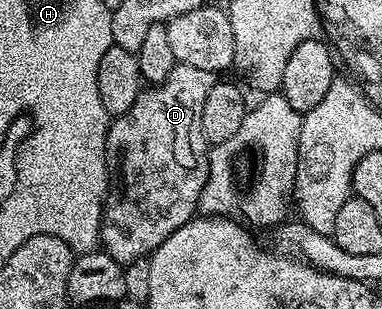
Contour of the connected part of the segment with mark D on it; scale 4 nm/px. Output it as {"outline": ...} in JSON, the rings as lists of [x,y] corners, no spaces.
{"outline":[[[177,63],[174,69],[166,75],[166,79],[161,85],[149,84],[147,87],[141,88],[138,99],[134,99],[134,107],[130,107],[130,111],[126,111],[121,117],[111,118],[108,134],[106,135],[106,155],[108,156],[110,188],[104,202],[104,216],[100,223],[100,245],[103,252],[110,254],[120,265],[128,267],[131,266],[131,261],[141,260],[140,262],[143,262],[145,259],[151,257],[152,252],[171,233],[178,231],[178,227],[182,227],[187,221],[191,221],[193,217],[197,216],[200,196],[208,182],[208,154],[210,152],[210,146],[202,135],[202,107],[206,103],[206,95],[210,91],[210,87],[214,87],[217,80],[218,77],[215,73],[202,71],[198,67],[190,67],[189,65]]]}

